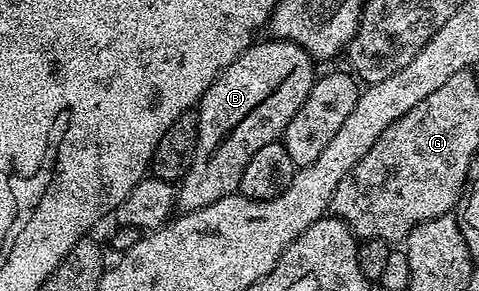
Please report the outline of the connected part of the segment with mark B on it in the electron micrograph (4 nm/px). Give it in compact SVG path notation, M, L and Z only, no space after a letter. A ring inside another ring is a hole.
M278 39L266 40L252 43L203 92L203 97L197 106L199 114L197 151L193 155L193 163L189 171L177 185L177 205L180 210L190 211L209 207L209 203L217 203L217 199L238 194L241 175L245 175L245 167L249 164L249 159L253 159L253 155L257 155L257 151L261 151L265 143L280 140L289 119L297 115L297 107L305 103L305 95L309 95L317 76L316 62L297 43Z

